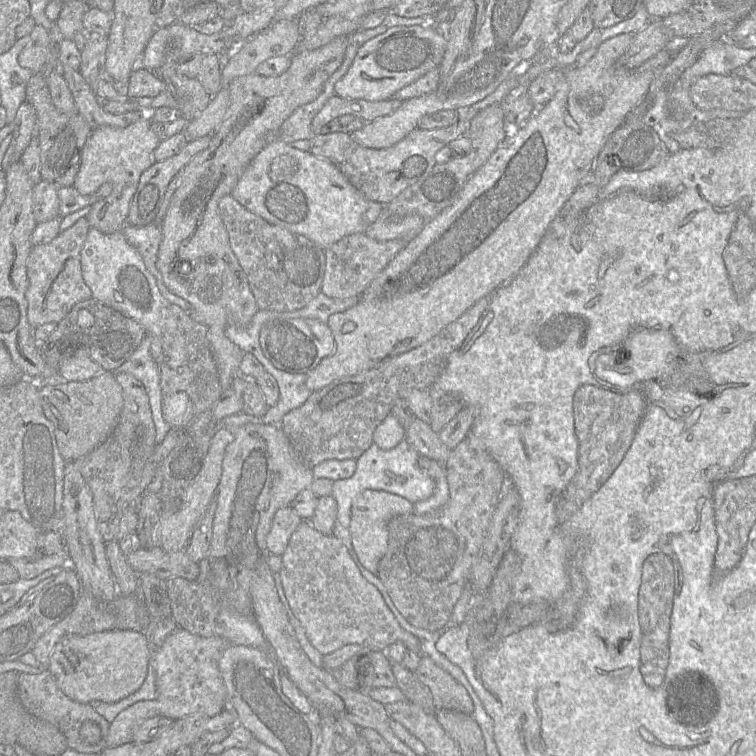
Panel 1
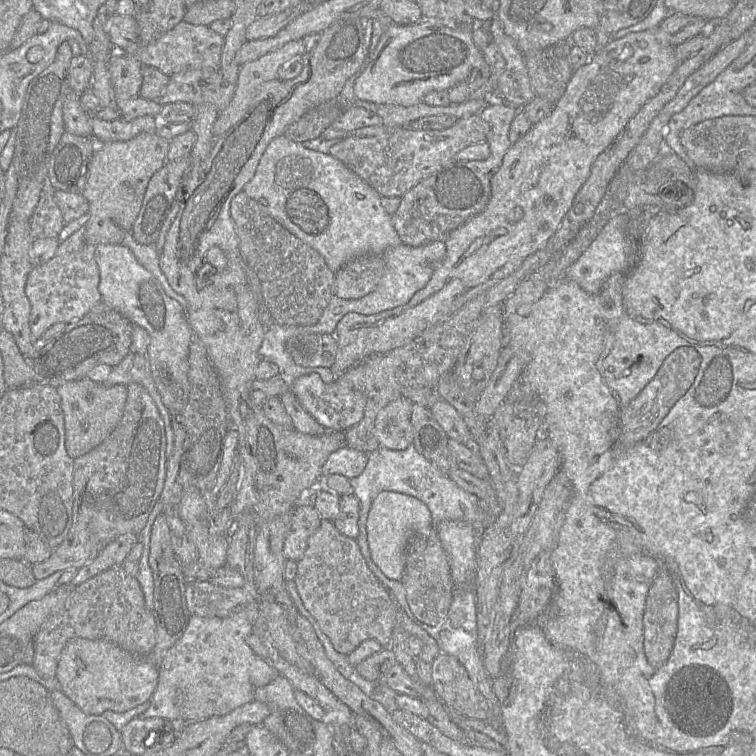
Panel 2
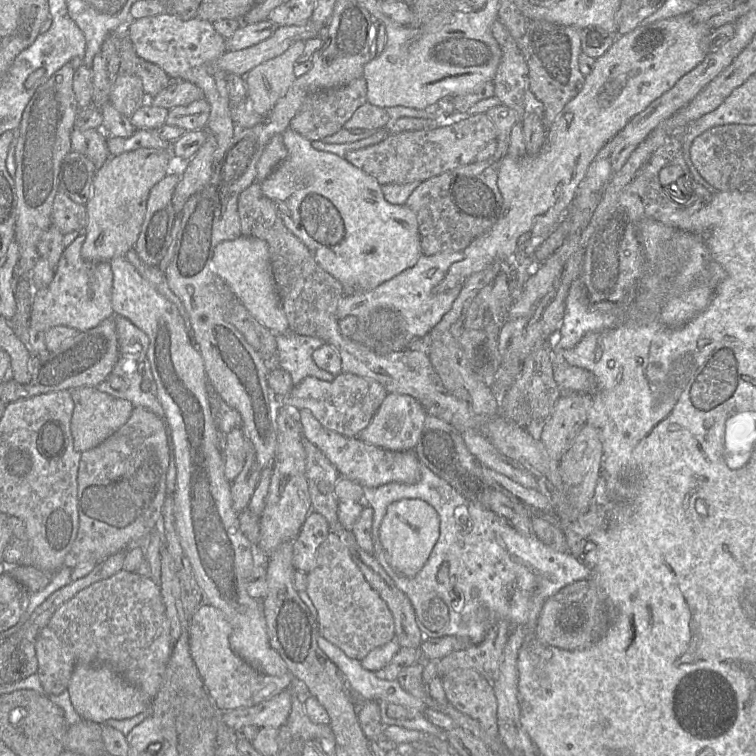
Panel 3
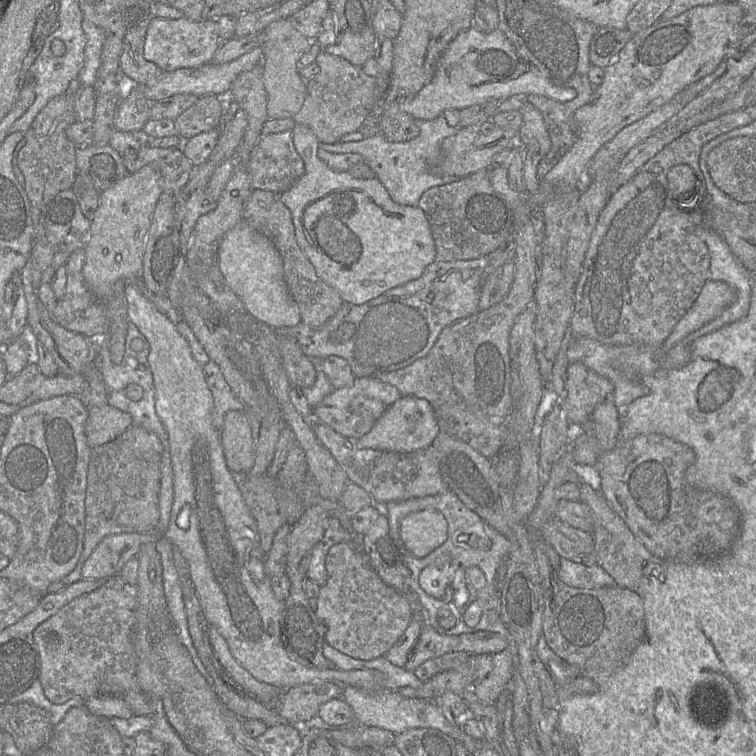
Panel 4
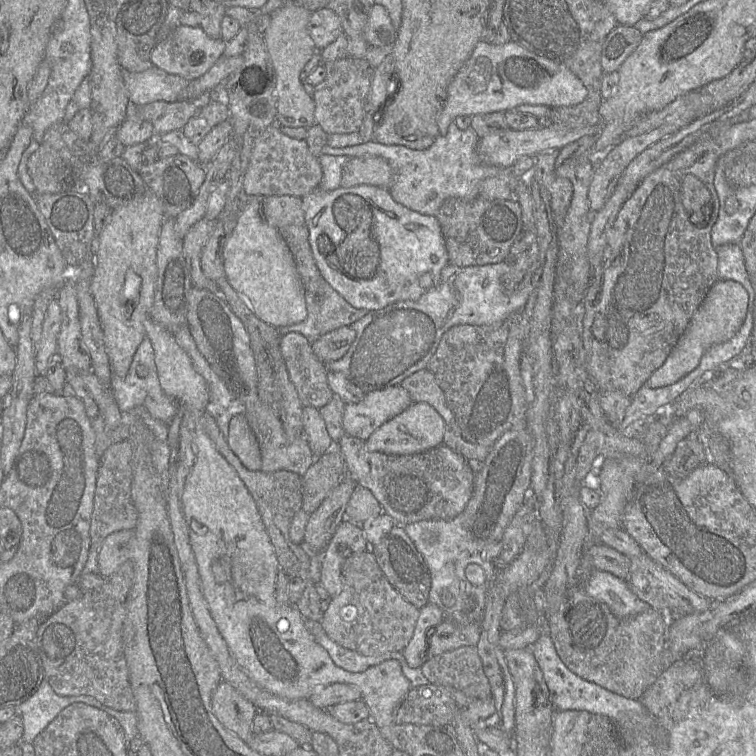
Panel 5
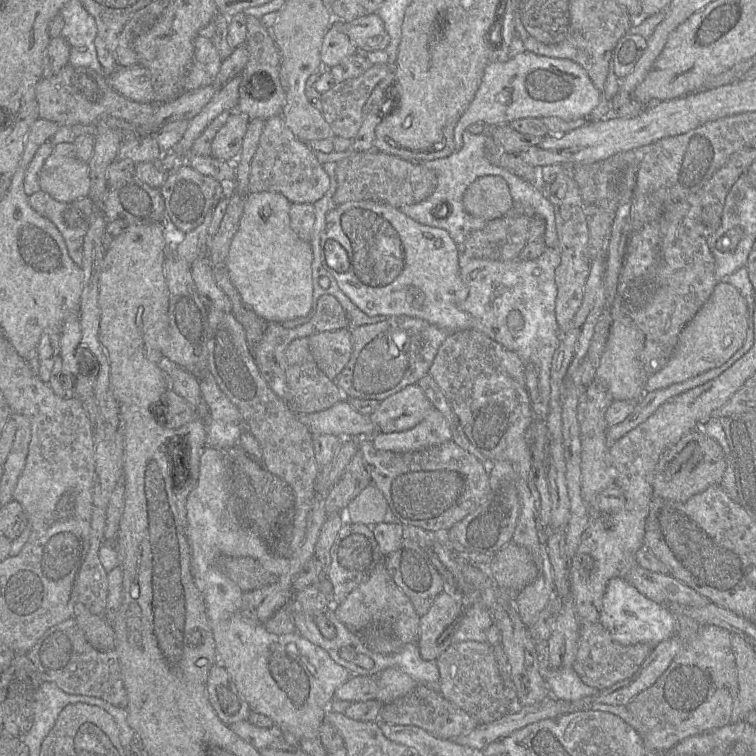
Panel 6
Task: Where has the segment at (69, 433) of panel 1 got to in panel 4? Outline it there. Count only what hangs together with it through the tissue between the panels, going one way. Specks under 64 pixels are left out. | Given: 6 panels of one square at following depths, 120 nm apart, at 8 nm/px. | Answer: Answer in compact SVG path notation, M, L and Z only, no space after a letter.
M109 403L87 409L85 435L87 444L91 448L115 440L133 424L130 414L111 406Z

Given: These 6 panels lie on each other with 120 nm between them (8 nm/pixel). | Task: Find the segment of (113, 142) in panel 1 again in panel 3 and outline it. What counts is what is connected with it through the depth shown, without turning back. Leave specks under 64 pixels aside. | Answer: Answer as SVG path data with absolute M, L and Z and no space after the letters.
M140 148L111 156L101 168L96 170L91 197L85 206L87 225L85 227L85 241L81 249L84 260L109 262L113 258L125 256L130 249L134 248L145 217L150 190L166 175L168 161L169 153L166 150Z

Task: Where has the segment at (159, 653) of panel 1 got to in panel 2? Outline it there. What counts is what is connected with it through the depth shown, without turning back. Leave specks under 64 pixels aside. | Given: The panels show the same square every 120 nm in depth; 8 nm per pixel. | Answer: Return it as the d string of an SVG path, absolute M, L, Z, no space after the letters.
M259 598L242 606L226 618L190 615L183 636L171 647L158 667L158 683L148 709L135 719L163 718L177 723L201 721L225 715L254 701L254 692L280 675L265 659L257 656L247 644L253 624L259 614Z

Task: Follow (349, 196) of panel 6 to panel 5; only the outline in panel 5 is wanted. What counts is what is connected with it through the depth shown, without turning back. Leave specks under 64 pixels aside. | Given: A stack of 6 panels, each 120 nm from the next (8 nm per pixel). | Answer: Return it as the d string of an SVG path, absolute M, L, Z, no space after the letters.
M353 157L343 167L341 186L373 185L389 190L392 180L392 169L384 158Z

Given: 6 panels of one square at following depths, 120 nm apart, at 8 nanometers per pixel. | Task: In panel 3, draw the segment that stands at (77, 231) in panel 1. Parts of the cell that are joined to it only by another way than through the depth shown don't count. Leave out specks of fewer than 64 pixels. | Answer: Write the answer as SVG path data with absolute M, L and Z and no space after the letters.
M82 231L69 246L64 248L50 285L45 289L33 292L27 345L34 356L48 354L45 334L49 329L56 326L67 326L84 332L115 315L111 301L113 284L111 266L106 261L84 260L81 255L84 241L85 233Z

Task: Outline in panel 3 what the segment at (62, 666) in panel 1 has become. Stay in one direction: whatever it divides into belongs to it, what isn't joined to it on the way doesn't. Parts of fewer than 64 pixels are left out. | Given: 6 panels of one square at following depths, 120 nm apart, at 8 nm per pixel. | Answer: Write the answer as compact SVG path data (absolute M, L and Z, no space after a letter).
M79 665L71 675L67 691L72 706L81 719L103 724L109 719L132 718L151 707L152 699L127 682L107 665Z

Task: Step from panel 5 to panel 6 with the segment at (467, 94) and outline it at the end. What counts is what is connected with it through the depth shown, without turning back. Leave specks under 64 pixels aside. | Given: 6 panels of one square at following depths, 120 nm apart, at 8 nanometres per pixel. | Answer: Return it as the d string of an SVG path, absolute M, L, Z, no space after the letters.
M526 50L506 62L491 61L473 101L455 126L455 149L461 149L463 133L476 122L496 126L528 117L576 120L589 114L599 101L600 93L586 70L572 60L540 56Z

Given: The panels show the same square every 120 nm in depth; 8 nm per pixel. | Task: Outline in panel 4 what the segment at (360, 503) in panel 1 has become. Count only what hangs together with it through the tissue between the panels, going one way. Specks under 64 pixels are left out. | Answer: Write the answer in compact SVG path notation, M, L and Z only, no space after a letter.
M432 509L408 514L399 526L405 549L417 558L424 558L440 547L447 538L447 522Z

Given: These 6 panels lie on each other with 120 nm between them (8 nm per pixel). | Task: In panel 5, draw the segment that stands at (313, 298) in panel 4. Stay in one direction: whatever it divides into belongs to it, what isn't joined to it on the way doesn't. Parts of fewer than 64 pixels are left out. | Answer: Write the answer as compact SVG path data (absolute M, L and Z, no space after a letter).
M290 195L265 196L261 200L261 213L264 220L275 227L286 241L295 260L297 272L307 292L318 292L322 281L326 281L313 258L309 243L309 230L305 222L305 214L302 207L302 198Z

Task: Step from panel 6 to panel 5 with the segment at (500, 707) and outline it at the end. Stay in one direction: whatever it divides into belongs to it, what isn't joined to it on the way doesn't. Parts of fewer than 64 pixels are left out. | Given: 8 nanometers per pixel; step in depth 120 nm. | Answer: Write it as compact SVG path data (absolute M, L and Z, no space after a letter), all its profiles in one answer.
M476 646L441 653L427 660L420 669L431 684L454 688L472 698L492 697Z

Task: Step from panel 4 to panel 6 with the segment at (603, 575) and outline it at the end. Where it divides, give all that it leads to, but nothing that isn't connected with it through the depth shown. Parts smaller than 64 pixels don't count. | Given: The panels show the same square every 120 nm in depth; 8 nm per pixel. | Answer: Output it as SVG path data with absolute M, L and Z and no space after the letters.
M622 578L609 580L603 597L600 621L615 641L626 646L646 643L655 647L678 631L678 619L665 605L649 599Z

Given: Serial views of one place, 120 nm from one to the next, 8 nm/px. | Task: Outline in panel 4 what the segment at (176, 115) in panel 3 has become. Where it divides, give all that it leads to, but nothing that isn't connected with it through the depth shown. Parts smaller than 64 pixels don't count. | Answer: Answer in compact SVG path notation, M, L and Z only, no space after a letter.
M216 96L198 97L190 108L174 120L179 135L188 140L202 132L218 128L224 106L224 101Z

